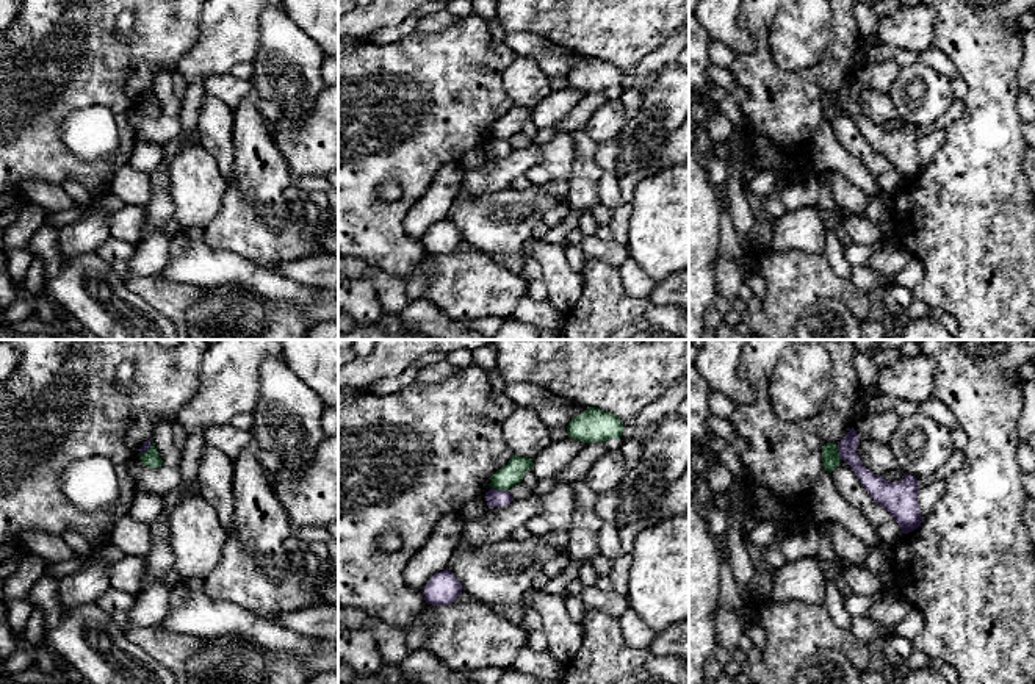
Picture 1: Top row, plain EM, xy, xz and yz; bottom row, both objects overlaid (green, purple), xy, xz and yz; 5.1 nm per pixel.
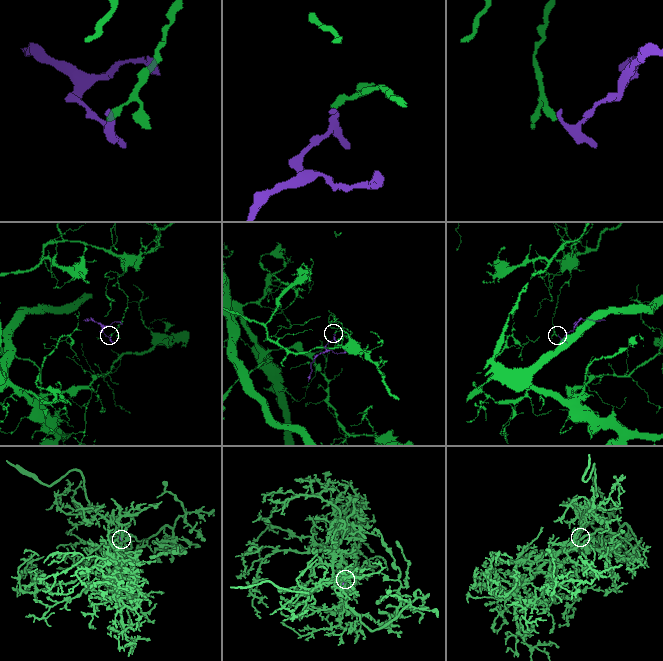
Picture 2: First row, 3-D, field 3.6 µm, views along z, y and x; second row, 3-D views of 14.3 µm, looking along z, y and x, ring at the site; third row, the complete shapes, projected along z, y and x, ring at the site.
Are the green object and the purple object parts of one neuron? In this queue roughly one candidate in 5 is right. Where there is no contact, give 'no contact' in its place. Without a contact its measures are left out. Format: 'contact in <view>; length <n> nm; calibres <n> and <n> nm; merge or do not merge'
contact in xz; length 80 nm; calibres 120 and 100 nm; do not merge

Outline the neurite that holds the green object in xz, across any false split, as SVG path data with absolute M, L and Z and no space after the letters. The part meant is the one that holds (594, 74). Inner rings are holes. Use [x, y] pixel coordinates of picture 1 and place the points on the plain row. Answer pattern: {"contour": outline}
{"contour": "M589 56L568 72L567 80L570 88L592 92L609 88L618 89L623 81L623 74L614 63Z"}

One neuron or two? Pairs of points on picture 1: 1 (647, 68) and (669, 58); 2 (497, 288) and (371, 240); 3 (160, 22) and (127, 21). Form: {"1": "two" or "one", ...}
{"1": "one", "2": "two", "3": "two"}

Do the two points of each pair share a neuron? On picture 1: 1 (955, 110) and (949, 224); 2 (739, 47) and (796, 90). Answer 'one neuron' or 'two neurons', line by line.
1: two neurons
2: two neurons

